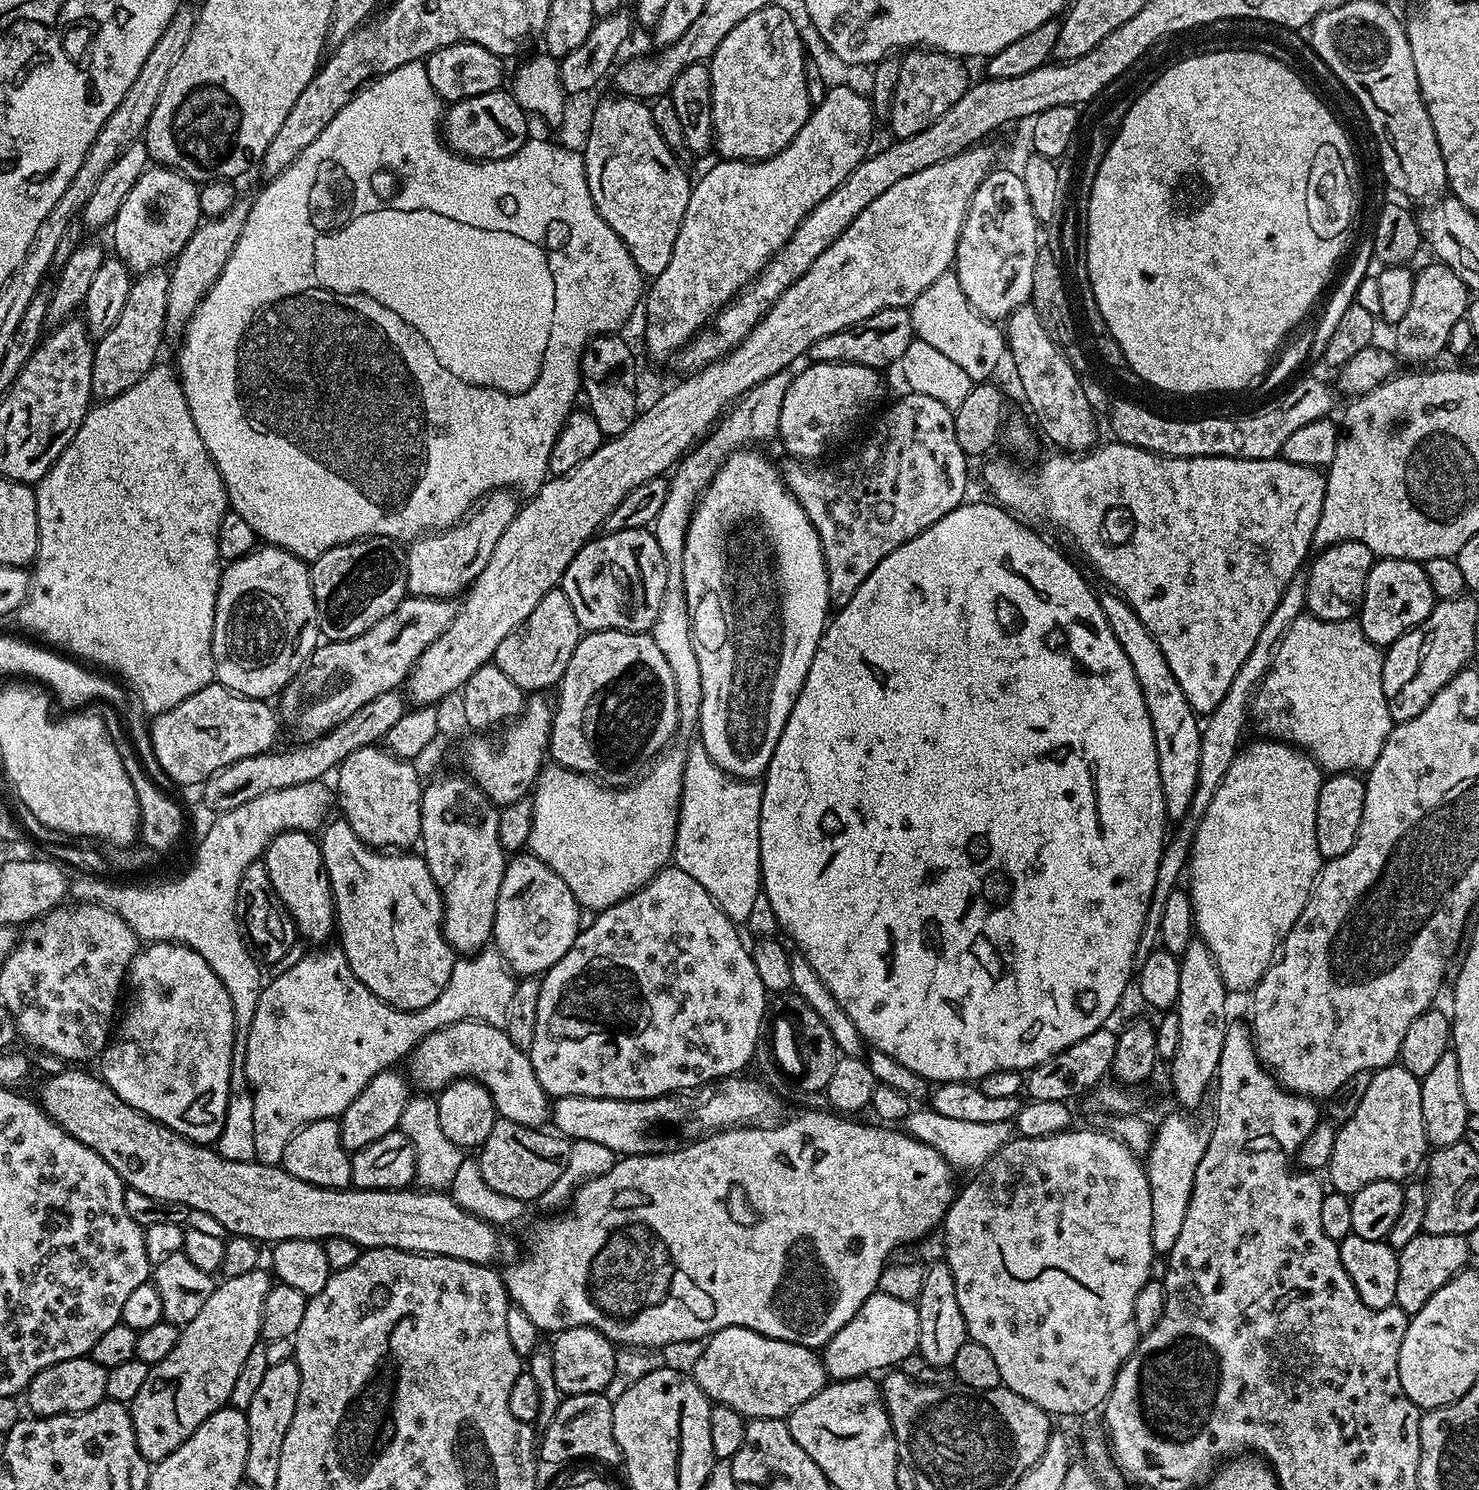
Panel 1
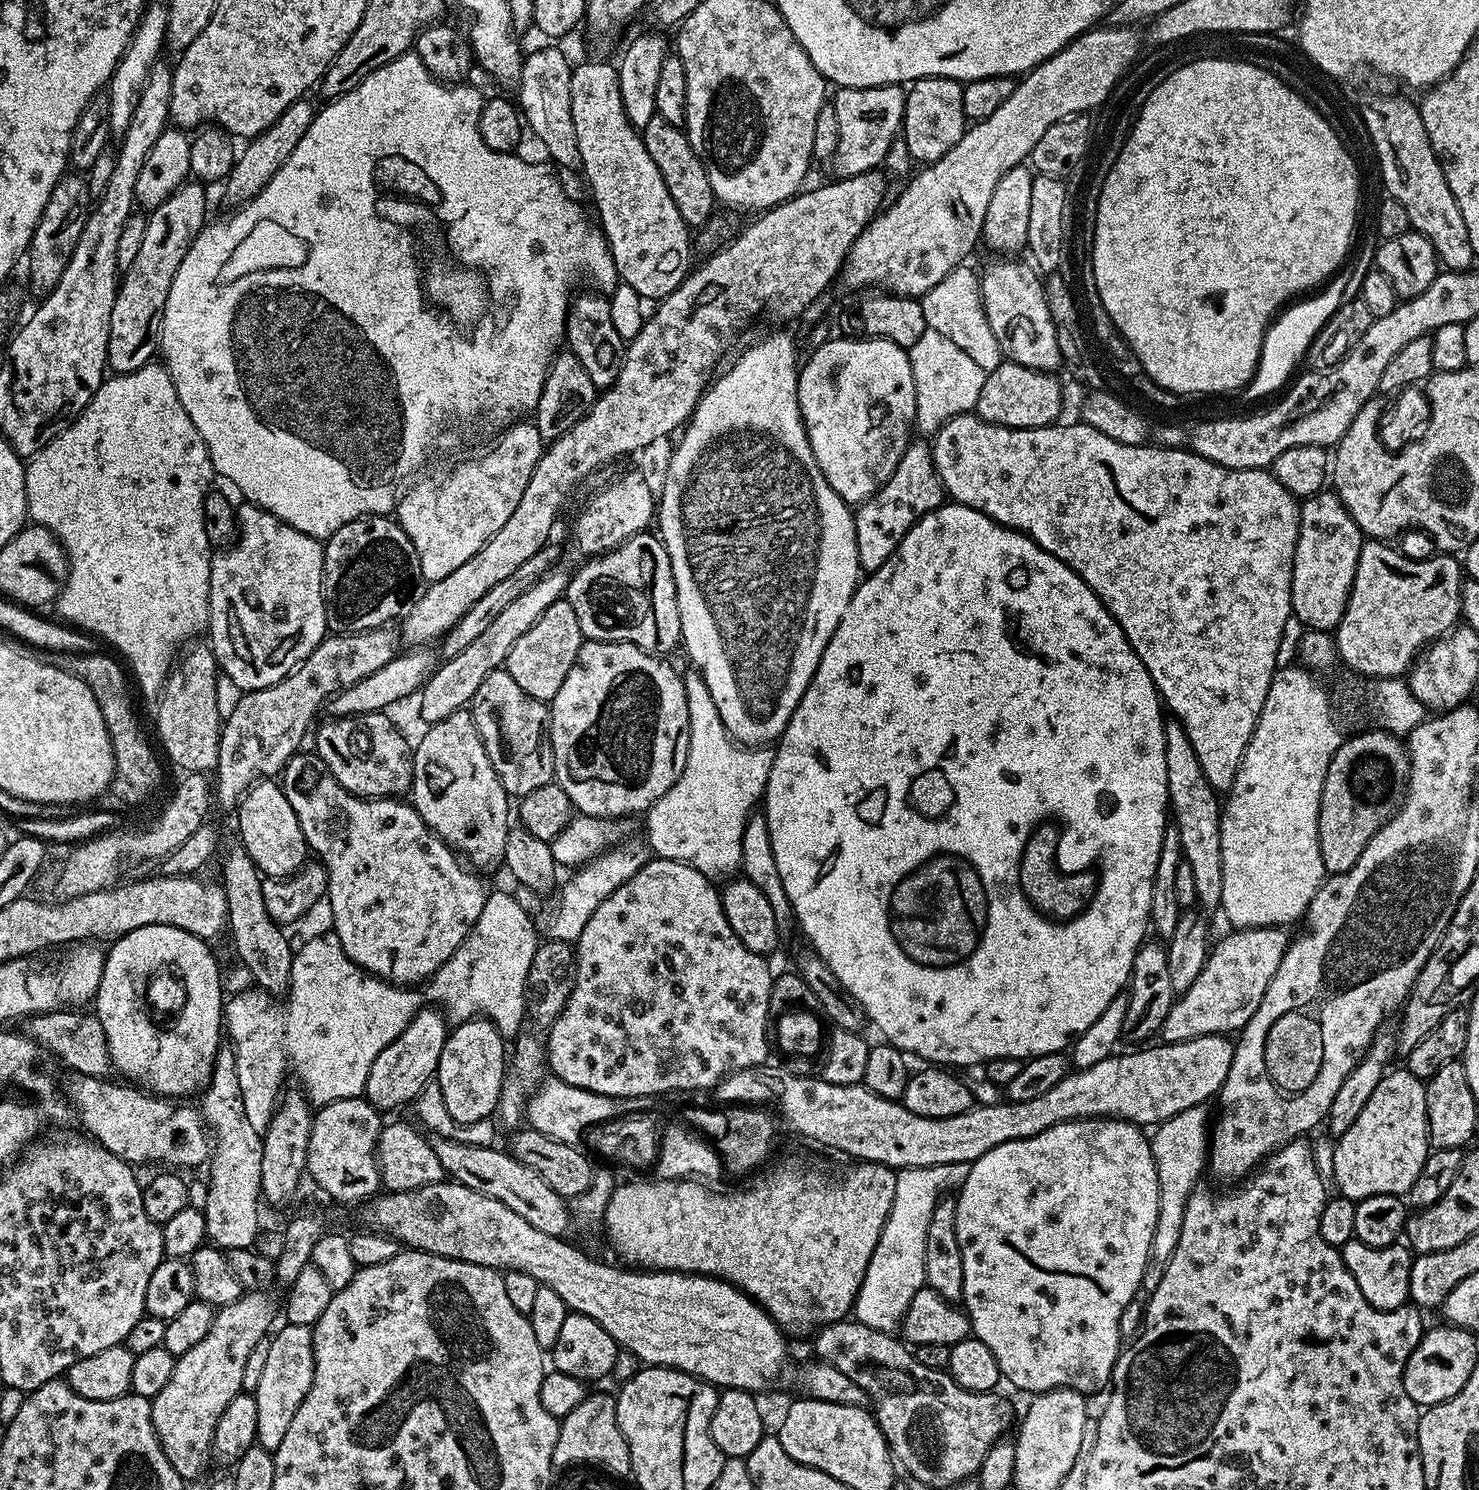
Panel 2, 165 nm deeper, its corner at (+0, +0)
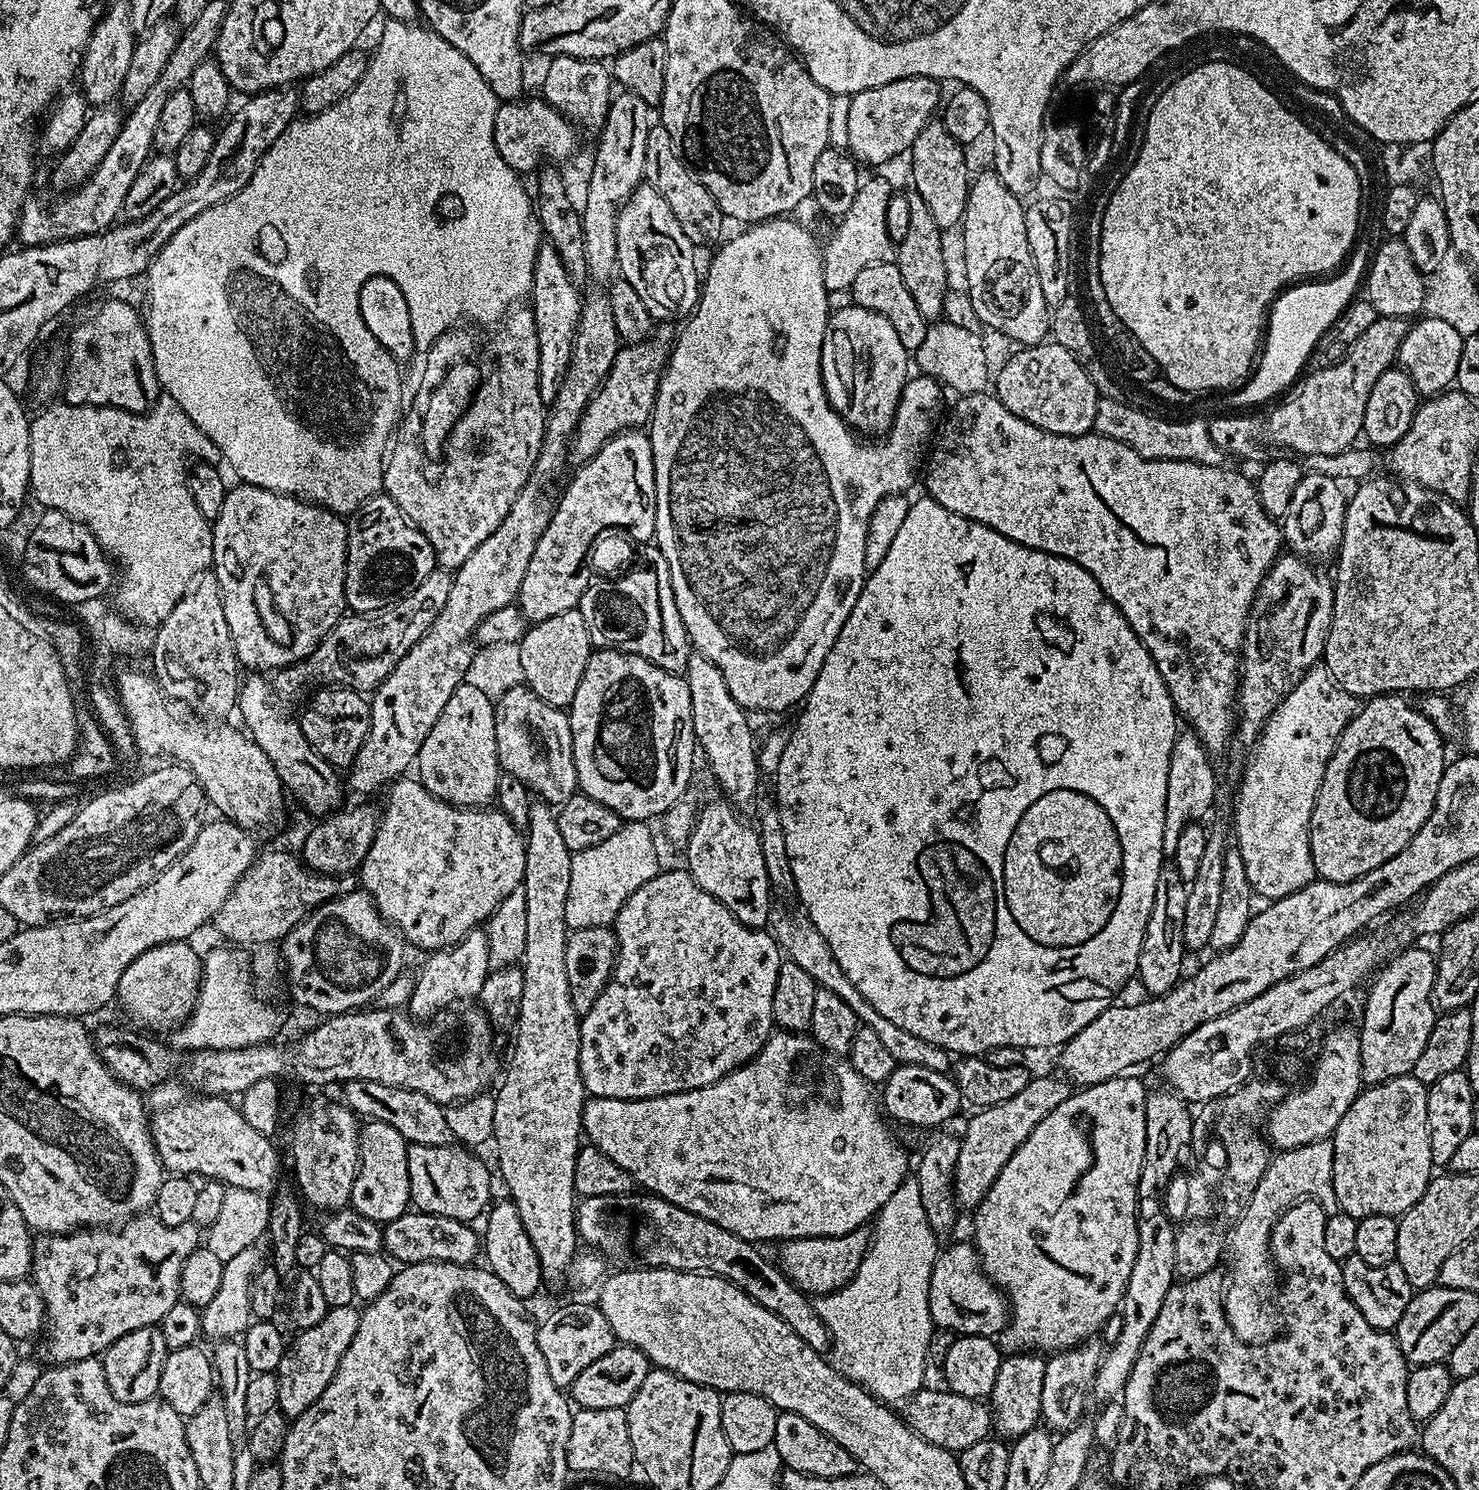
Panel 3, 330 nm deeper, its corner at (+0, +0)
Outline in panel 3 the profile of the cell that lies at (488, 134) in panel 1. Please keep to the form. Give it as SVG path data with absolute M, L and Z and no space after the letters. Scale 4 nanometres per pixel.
M528 99L501 103L494 114L494 146L502 162L506 162L506 166L513 168L517 174L535 173L545 162L568 160L576 152L577 129L572 121L547 100Z

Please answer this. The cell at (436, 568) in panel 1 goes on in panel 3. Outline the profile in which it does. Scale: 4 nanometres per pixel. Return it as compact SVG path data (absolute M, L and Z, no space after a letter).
M516 306L491 330L477 330L472 326L449 328L433 344L427 345L426 352L428 357L424 360L420 385L412 396L412 405L409 408L407 405L400 423L396 425L396 431L386 452L383 491L400 507L408 523L422 534L426 534L436 555L437 565L455 570L462 566L462 562L466 562L466 558L470 558L470 554L474 554L474 550L478 550L478 546L482 546L482 542L486 542L486 538L490 538L490 534L494 534L494 530L498 530L502 518L506 518L510 506L514 506L514 498L518 498L522 486L526 486L534 462L538 458L538 450L542 450L546 404L539 394L539 350L534 314L531 307Z

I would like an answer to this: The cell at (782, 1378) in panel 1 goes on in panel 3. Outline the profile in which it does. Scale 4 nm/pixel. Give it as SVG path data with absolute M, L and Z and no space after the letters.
M925 1386L910 1394L902 1404L904 1424L910 1426L914 1434L926 1438L926 1442L942 1446L953 1454L964 1452L966 1446L974 1446L974 1442L989 1439L994 1428L991 1407L984 1400L962 1398L962 1394L954 1394L943 1387L940 1388Z

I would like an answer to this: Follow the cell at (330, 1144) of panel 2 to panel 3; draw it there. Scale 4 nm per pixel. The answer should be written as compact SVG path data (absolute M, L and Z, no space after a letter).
M367 1121L360 1130L360 1165L354 1178L354 1190L350 1207L358 1214L366 1214L375 1224L389 1224L394 1218L409 1211L410 1174L408 1173L408 1141L386 1126L386 1122Z

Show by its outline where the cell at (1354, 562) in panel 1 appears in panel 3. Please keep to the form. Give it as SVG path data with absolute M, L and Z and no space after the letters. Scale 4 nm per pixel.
M1308 472L1294 489L1294 498L1290 498L1290 510L1282 517L1282 540L1293 553L1309 561L1317 562L1323 556L1337 555L1342 534L1344 533L1344 515L1348 509L1346 492L1339 483L1323 474Z

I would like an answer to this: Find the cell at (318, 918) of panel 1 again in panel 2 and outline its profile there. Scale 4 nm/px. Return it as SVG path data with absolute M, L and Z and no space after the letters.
M269 778L253 784L241 800L234 819L240 827L239 843L265 877L293 876L309 863L310 849L302 834L302 826L298 826L298 814L294 814L294 806L286 802L283 787L275 779Z

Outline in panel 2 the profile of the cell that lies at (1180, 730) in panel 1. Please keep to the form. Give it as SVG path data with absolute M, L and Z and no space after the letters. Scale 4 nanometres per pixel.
M1180 724L1164 725L1166 738L1166 770L1168 771L1168 803L1170 816L1180 835L1180 851L1183 863L1194 870L1196 903L1205 913L1212 914L1220 908L1222 898L1222 838L1220 837L1221 797L1206 782L1198 754L1186 738L1186 730Z

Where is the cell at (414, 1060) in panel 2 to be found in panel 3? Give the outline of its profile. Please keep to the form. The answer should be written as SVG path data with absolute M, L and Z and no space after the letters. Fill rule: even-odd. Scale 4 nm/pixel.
M483 927L468 932L449 948L438 948L432 956L417 971L412 985L412 996L406 1008L417 1021L423 1022L438 1012L451 1009L461 1002L468 1002L471 998L479 997L482 982L486 982L490 971L490 954L488 950L488 934ZM460 1000L460 1001L459 1001Z

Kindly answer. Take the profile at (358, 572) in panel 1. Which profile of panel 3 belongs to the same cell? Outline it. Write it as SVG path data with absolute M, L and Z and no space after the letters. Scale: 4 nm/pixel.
M386 494L371 496L347 521L348 549L344 567L344 603L353 613L378 612L408 596L426 574L437 567L426 538L408 523L402 510Z

